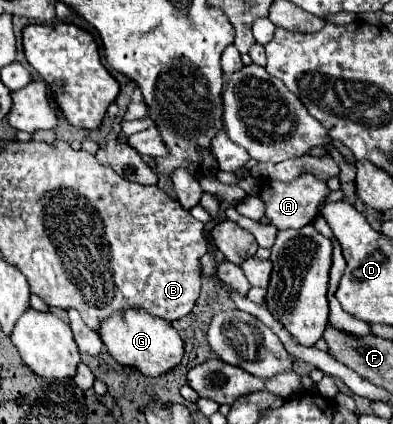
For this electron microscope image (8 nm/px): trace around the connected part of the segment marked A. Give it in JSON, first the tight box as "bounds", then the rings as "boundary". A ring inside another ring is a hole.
{"bounds":[258,176,330,230],"boundary":[[[300,176],[300,180],[292,180],[288,184],[276,182],[276,180],[260,182],[258,198],[266,206],[264,218],[278,230],[286,230],[286,228],[302,228],[302,226],[310,224],[310,220],[314,222],[316,214],[318,214],[318,206],[326,200],[328,194],[330,194],[330,190],[324,180],[316,180],[314,176]]]}

